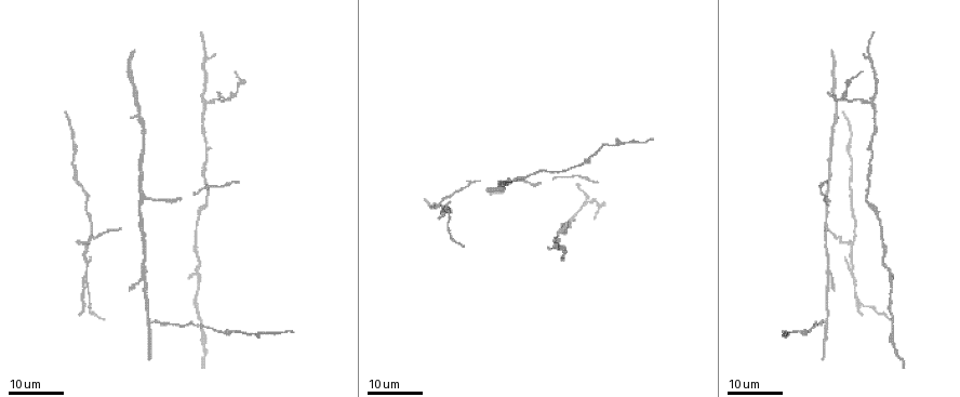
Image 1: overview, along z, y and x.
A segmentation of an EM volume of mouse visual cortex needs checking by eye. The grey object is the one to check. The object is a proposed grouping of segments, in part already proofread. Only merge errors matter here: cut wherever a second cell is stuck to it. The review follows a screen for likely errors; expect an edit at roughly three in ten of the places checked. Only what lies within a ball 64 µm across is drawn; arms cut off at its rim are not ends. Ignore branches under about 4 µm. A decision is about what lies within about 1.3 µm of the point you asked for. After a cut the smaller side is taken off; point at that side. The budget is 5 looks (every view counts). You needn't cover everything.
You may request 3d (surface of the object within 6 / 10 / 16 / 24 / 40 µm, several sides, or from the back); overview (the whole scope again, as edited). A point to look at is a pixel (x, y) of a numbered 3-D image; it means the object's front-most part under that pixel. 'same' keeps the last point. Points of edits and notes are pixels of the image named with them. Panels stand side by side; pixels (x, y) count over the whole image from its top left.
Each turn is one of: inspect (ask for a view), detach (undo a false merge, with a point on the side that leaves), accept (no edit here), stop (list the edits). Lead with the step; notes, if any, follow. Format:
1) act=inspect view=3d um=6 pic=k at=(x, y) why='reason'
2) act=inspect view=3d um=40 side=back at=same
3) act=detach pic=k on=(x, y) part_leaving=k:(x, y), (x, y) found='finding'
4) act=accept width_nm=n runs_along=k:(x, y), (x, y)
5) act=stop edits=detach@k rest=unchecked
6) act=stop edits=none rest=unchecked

act=inspect view=3d um=16 pic=1 at=(600, 208) why='calibre changes'

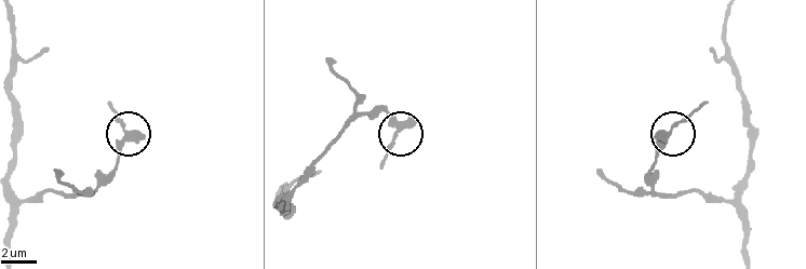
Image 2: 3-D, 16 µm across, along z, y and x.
act=inspect view=3d um=10 pic=2 at=(127, 129)

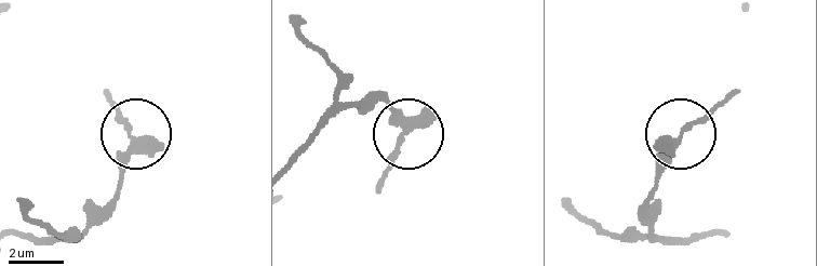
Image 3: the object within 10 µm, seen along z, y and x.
act=accept found='one cell here'

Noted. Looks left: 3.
act=inspect view=3d um=24 pic=1 at=(871, 104) why='three arms meet'

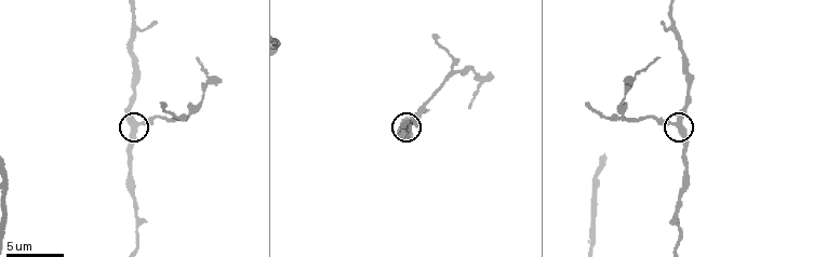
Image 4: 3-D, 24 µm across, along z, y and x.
act=inspect view=3d um=10 pic=4 at=(136, 122) why='zoom in'

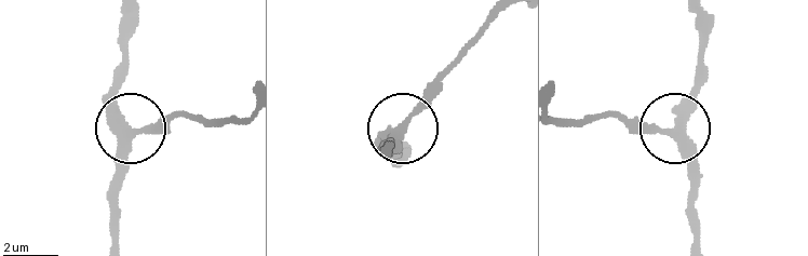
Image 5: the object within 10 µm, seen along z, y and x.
act=inspect view=3d um=6 pic=5 at=(672, 133)

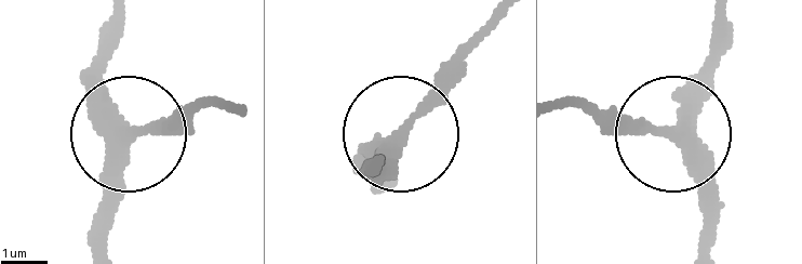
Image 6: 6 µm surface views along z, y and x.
act=accept arms=3 runs_along=6:(102, 241), (102, 172), (121, 126), (102, 79), (102, 24) found='one cell here'

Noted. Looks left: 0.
act=stop edits=none rest=unchecked

